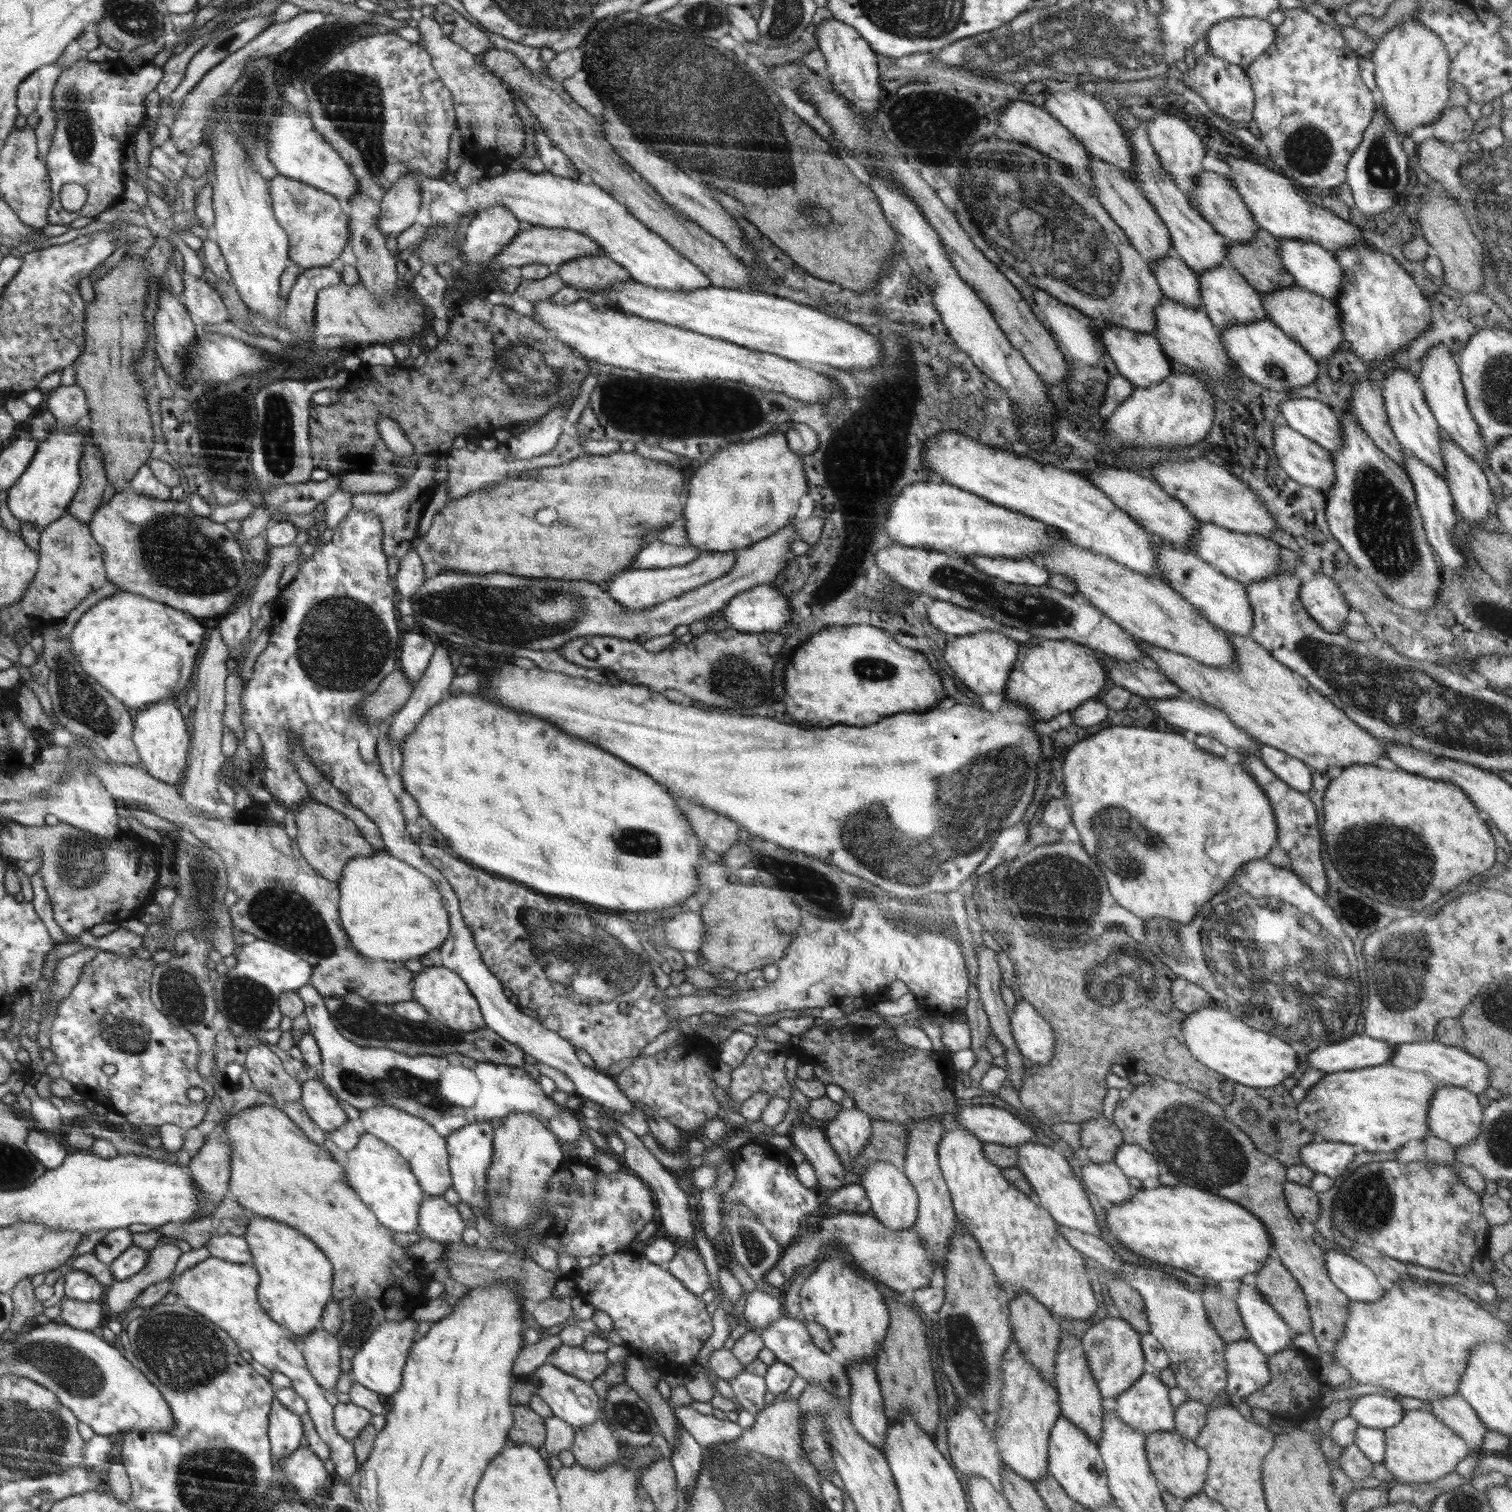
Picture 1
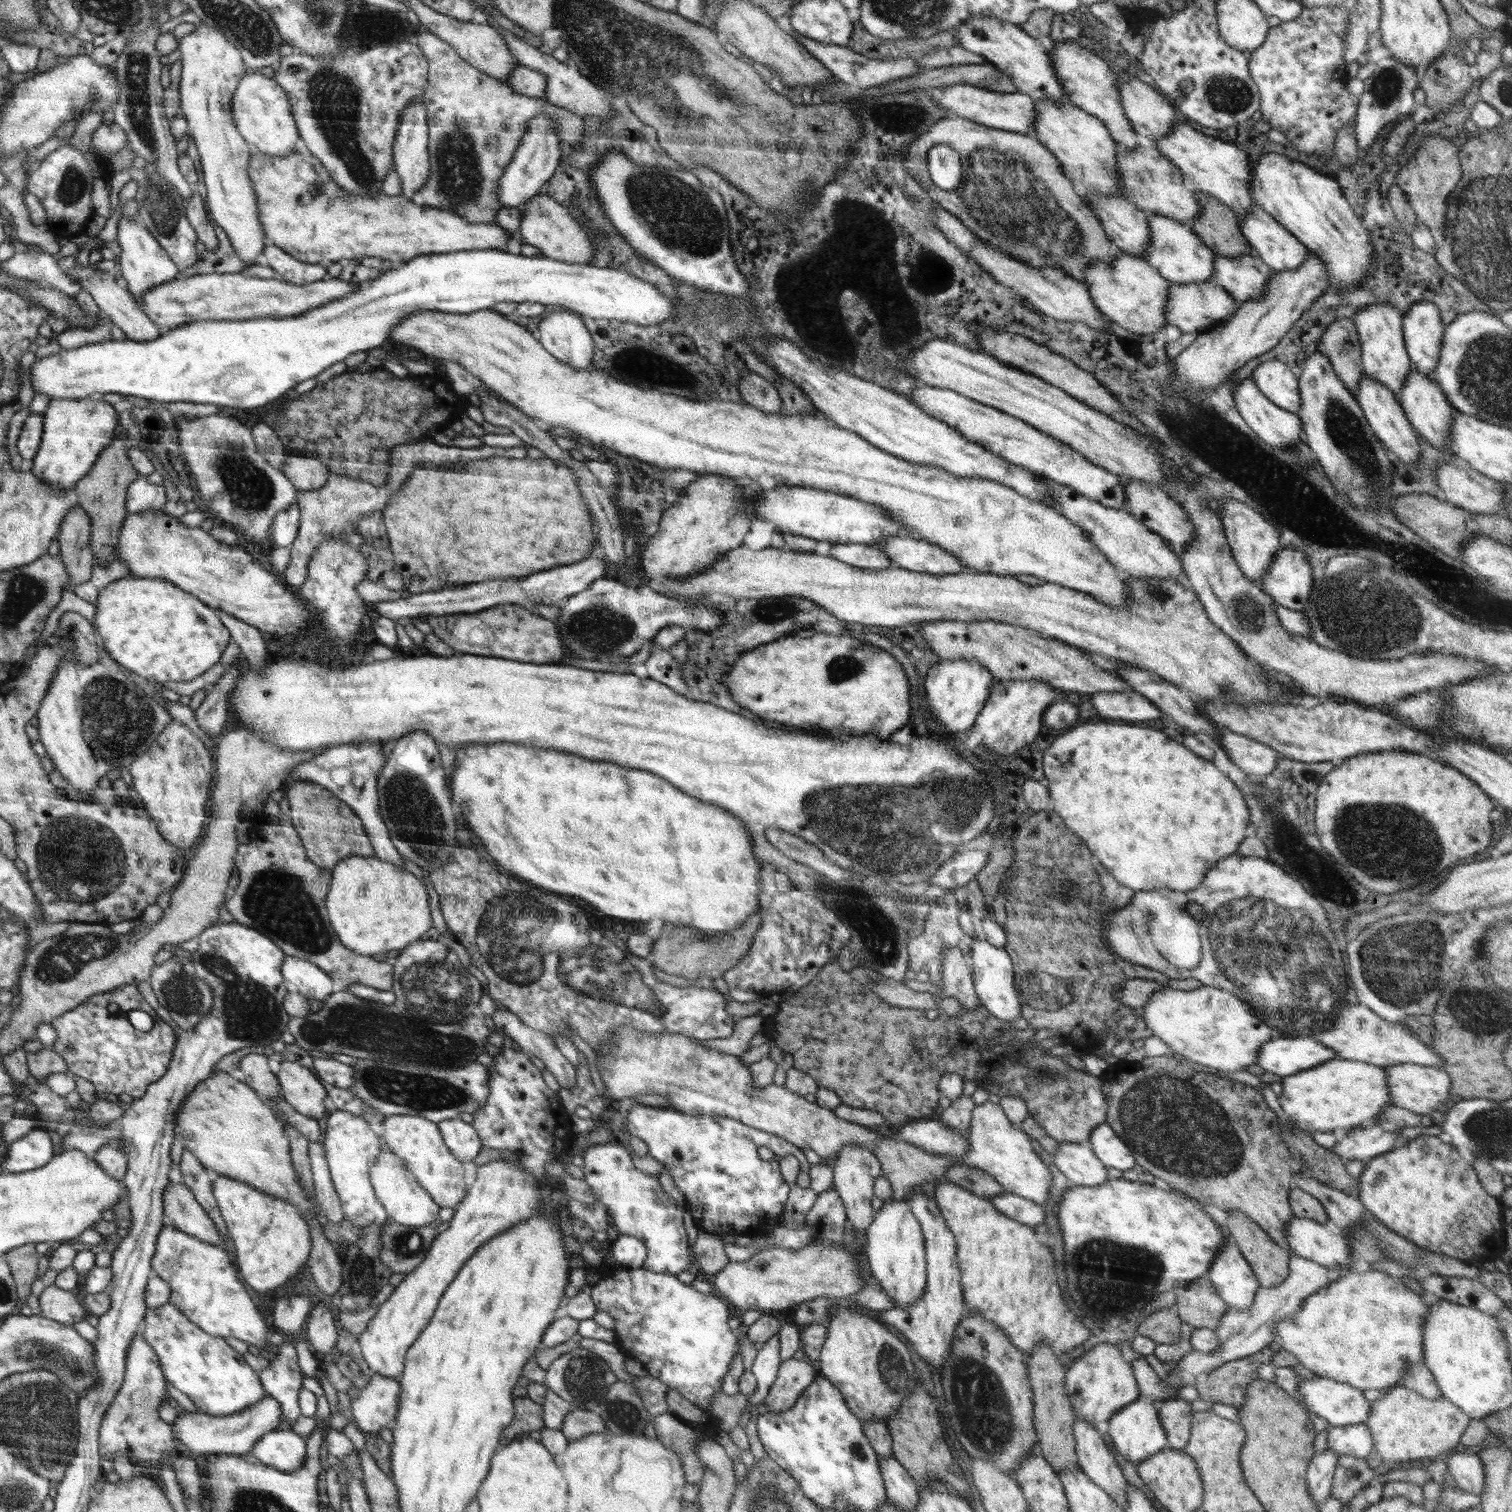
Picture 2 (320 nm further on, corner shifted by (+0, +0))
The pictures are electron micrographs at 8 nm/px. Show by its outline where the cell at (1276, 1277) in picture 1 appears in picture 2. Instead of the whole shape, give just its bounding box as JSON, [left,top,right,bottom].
[1226,1211,1292,1288]

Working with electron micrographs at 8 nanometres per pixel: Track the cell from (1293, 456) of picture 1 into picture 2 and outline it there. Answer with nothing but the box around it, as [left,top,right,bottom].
[1232,378,1301,450]

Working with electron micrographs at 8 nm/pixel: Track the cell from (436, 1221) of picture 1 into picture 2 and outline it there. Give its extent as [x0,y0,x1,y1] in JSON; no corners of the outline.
[370,1142,439,1227]

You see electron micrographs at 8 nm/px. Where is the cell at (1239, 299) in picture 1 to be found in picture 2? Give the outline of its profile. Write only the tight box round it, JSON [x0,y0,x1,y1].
[1143,215,1216,284]

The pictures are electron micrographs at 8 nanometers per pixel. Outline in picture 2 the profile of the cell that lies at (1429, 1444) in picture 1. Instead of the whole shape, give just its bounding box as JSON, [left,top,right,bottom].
[1363,1383,1471,1463]

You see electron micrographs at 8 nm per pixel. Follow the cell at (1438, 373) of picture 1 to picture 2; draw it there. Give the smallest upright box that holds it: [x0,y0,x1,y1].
[1402,300,1445,380]

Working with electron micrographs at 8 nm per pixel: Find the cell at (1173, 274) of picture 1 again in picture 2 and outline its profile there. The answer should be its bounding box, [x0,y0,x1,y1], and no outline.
[1089,196,1150,258]

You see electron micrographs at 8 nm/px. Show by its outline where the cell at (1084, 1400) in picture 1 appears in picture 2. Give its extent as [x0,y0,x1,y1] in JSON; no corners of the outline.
[1075,1418,1127,1509]

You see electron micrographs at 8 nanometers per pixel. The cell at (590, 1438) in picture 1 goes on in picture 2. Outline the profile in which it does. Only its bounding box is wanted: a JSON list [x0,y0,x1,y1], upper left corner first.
[561,1410,608,1441]

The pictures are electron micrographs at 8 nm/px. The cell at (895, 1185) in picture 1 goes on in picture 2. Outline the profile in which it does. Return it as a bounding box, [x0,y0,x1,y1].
[861,1198,926,1308]

